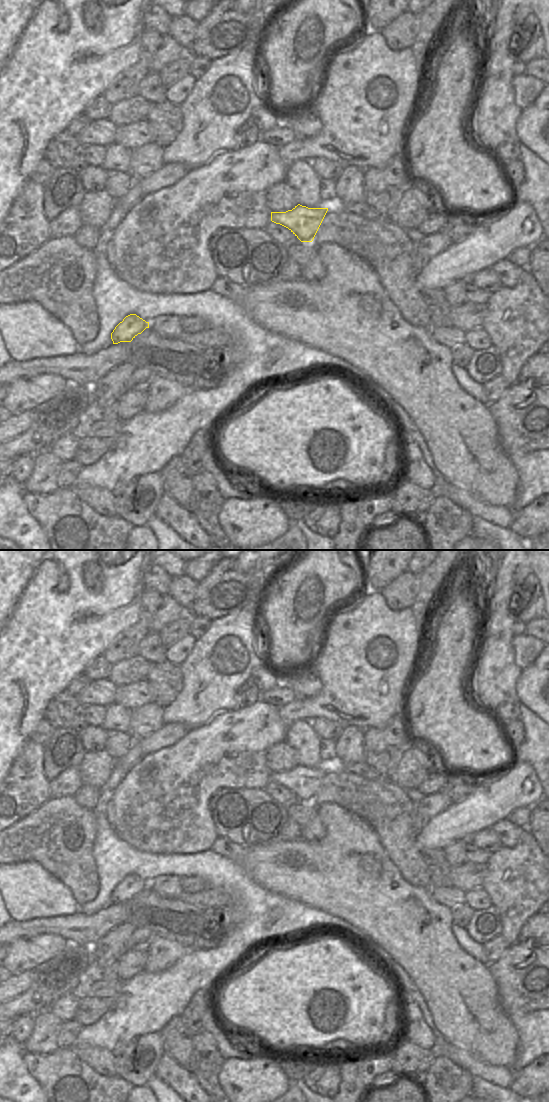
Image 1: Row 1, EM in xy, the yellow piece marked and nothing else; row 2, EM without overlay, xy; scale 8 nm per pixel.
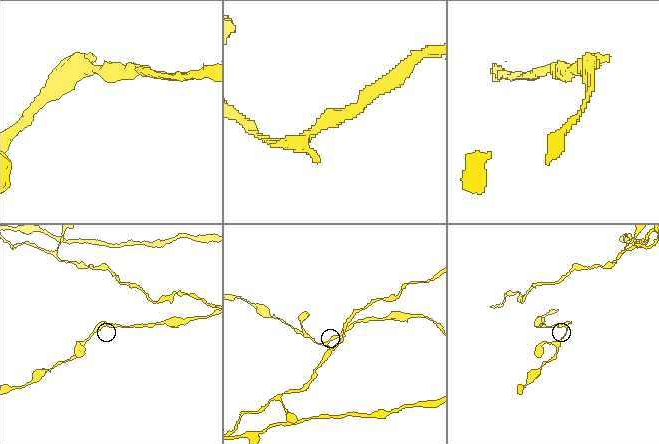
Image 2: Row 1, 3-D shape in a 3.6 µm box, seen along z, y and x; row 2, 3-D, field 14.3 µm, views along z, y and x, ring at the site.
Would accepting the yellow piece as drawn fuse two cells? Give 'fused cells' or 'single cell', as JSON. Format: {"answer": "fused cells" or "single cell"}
{"answer": "single cell"}

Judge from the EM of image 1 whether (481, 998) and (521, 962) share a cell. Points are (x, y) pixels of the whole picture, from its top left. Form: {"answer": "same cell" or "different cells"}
{"answer": "different cells"}

